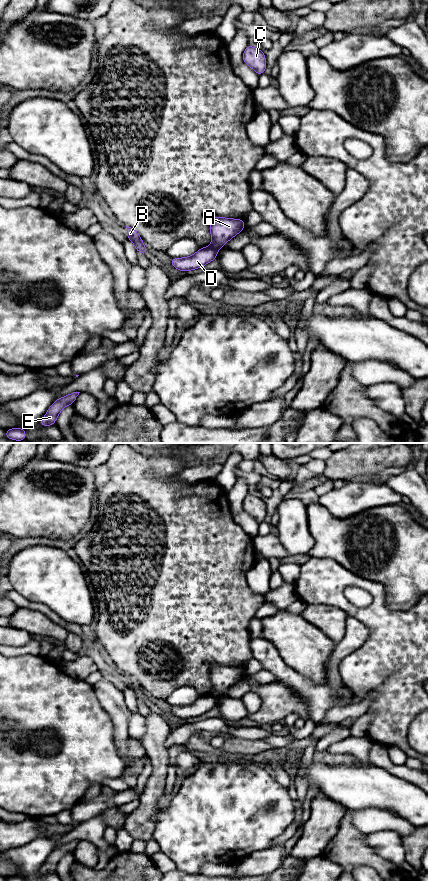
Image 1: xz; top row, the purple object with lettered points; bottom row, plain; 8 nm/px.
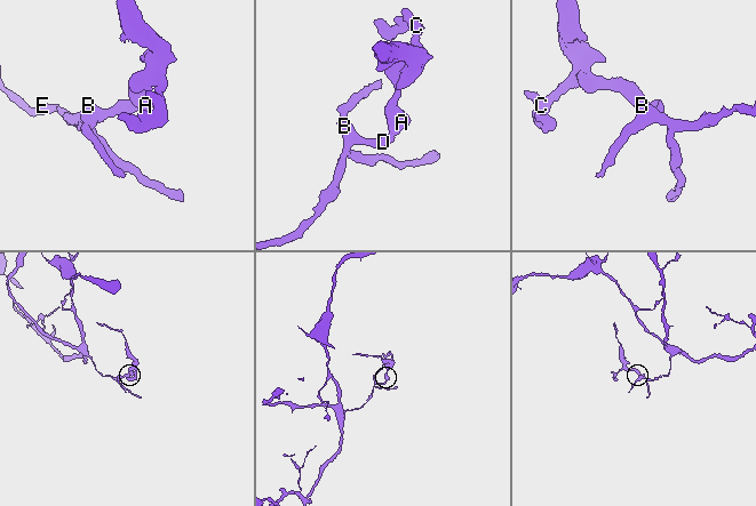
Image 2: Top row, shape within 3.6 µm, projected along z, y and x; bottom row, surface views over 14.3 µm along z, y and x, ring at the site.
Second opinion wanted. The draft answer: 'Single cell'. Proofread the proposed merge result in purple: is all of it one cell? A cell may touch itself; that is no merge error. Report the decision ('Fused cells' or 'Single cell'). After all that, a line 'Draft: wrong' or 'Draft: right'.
Fused cells
Draft: wrong

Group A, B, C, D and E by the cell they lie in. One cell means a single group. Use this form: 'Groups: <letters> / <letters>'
Groups: A C / B D E

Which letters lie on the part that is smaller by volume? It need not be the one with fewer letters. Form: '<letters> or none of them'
A, C

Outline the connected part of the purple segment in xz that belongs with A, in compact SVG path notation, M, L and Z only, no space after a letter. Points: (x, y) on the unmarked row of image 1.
M213 665L210 669L212 689L210 695L218 699L231 686L235 685L245 675L244 668Z

